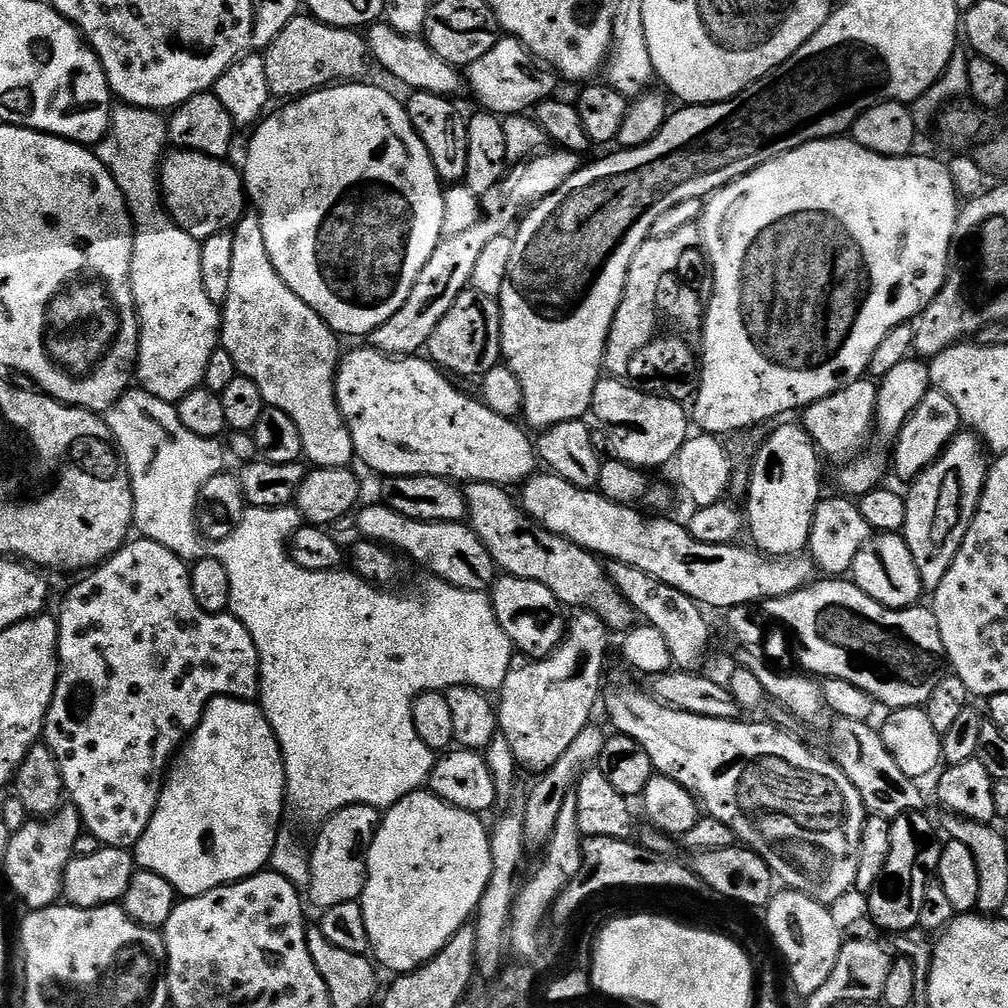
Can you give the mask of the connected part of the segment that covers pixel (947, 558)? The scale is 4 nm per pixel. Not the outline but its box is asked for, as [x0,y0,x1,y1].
[902,430,990,593]

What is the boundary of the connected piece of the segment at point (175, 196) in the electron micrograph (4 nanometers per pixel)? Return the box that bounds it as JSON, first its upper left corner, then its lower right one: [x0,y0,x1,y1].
[160,150,245,242]

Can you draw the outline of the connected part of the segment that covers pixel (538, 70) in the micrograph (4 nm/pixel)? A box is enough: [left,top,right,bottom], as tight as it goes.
[466,38,557,116]

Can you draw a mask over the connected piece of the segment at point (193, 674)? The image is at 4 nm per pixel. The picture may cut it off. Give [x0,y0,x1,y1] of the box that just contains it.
[42,538,260,850]

